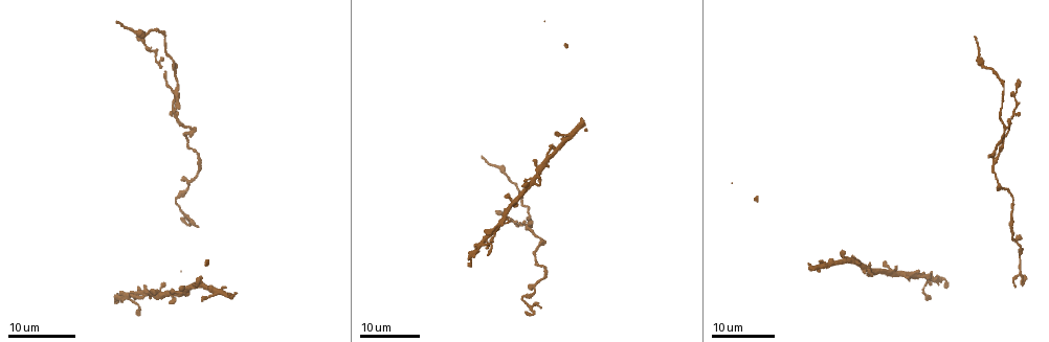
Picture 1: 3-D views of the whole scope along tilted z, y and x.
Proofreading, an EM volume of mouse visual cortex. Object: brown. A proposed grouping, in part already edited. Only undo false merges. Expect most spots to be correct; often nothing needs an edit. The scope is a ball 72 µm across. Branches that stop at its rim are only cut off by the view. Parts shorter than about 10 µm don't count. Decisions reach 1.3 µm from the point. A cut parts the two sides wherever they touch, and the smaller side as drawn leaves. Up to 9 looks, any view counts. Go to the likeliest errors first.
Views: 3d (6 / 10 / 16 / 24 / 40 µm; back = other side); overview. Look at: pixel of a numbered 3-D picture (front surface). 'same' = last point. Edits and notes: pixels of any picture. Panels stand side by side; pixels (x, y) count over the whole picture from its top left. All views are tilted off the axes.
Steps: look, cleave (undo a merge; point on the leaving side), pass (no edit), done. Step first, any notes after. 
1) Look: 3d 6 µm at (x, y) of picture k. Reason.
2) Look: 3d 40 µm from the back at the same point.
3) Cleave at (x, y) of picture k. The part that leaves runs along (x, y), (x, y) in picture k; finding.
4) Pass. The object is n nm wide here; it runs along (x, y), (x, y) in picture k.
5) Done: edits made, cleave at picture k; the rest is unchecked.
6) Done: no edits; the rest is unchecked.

Look: 3d 16 µm at (1001, 141) of picture 1. Looks like a crossing.

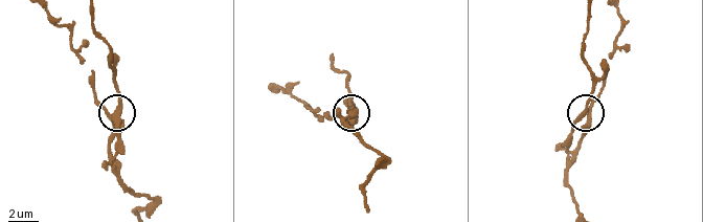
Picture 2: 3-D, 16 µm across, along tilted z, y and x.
Look: 3d 10 µm at (113, 114) of picture 2.

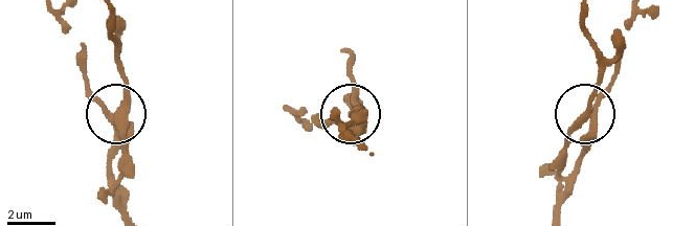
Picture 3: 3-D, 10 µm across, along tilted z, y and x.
Pass. It runs along (128, 213), (112, 167), (114, 113), (81, 71) in picture 3; continuous, no second neuron.

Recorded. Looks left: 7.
Look: 3d 16 µm at (523, 296) of picture 1. Thick turns thin.

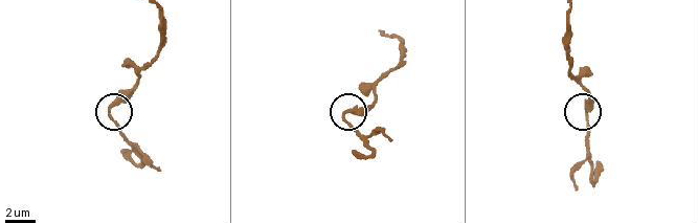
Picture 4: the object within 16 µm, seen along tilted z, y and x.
Look: 3d 6 µm at (108, 109) of picture 4.

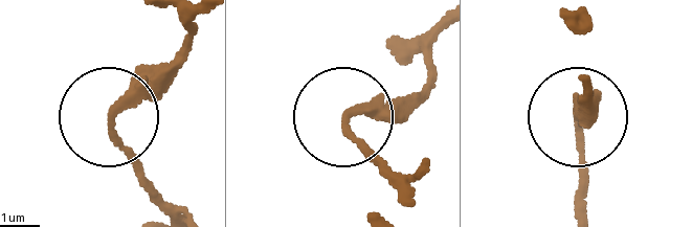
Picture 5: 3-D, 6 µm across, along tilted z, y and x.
Pass. It runs along (178, 212), (121, 143), (114, 118), (184, 48) in picture 5; all the same neuron.

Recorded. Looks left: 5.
Look: 3d 16 µm at (853, 261) of picture 1. Three-way junction.

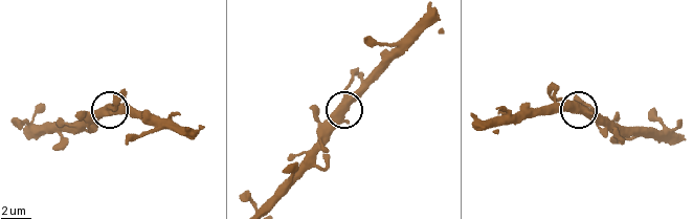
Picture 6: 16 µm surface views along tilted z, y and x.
Look: 3d 6 µm at (579, 110) of picture 6.

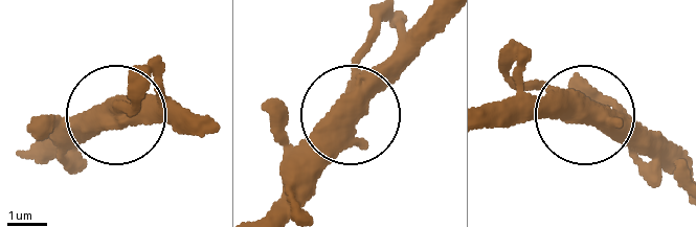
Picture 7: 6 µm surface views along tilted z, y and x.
Pass. One neuron here.

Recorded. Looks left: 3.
Look: 3d 16 µm at (523, 189) of picture 1. Sudden change in width.

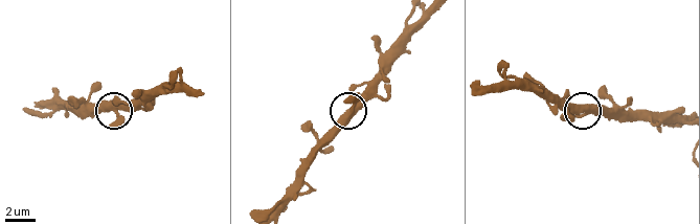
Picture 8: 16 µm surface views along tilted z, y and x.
Look: 3d 6 µm at (350, 115) of picture 8.

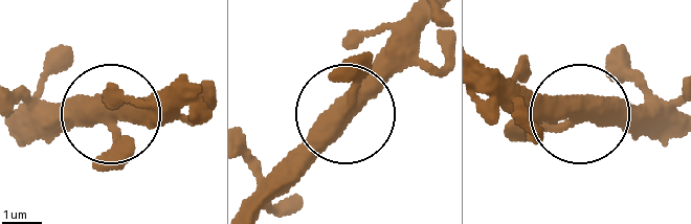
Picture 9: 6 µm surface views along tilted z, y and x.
Look: 3d 6 µm from the back at (578, 107) of picture 9. Other side.

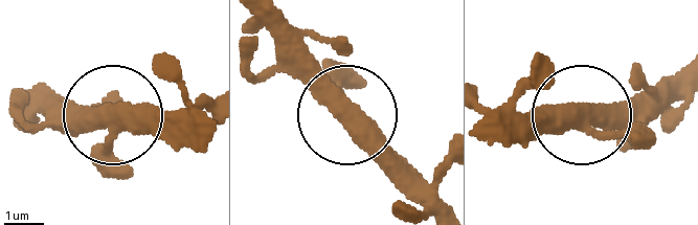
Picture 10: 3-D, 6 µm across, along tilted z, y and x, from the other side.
Pass. The object is 500 nm wide here; one neuron here.

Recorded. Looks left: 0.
Done: no edits; the rest is unchecked.

